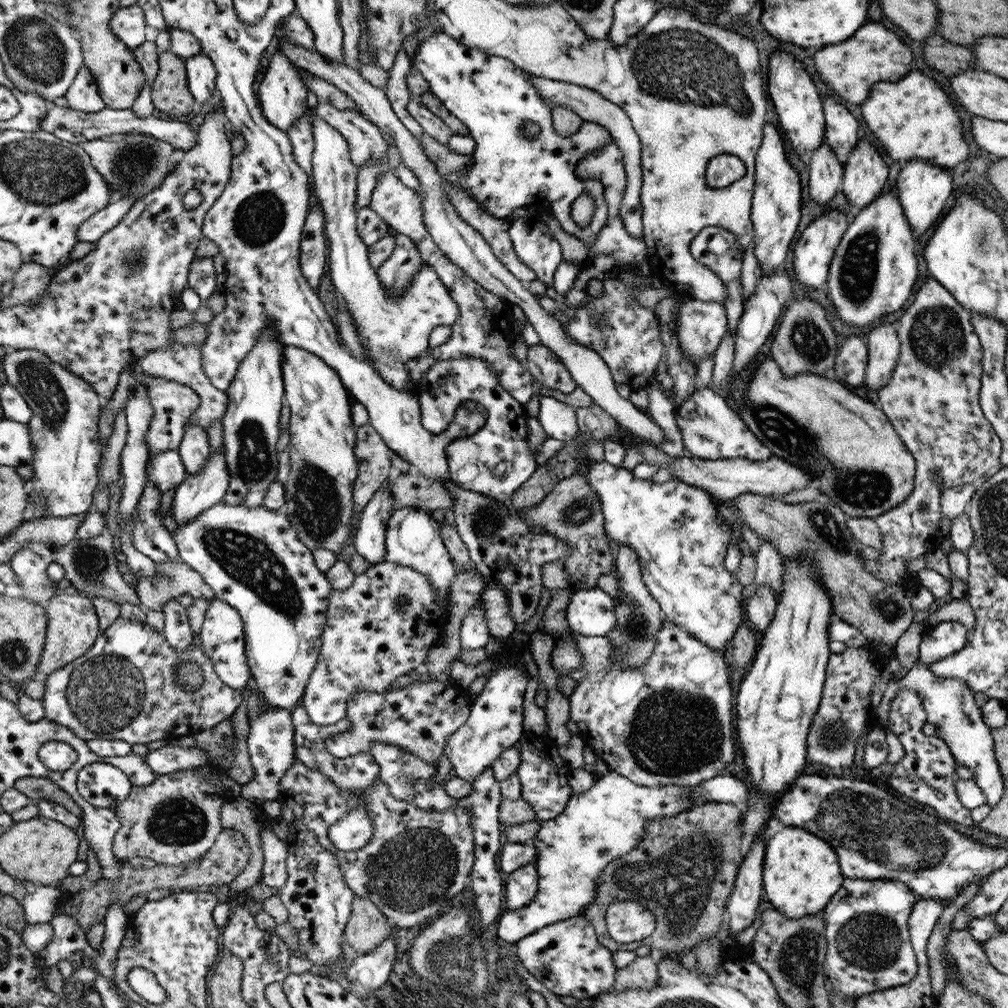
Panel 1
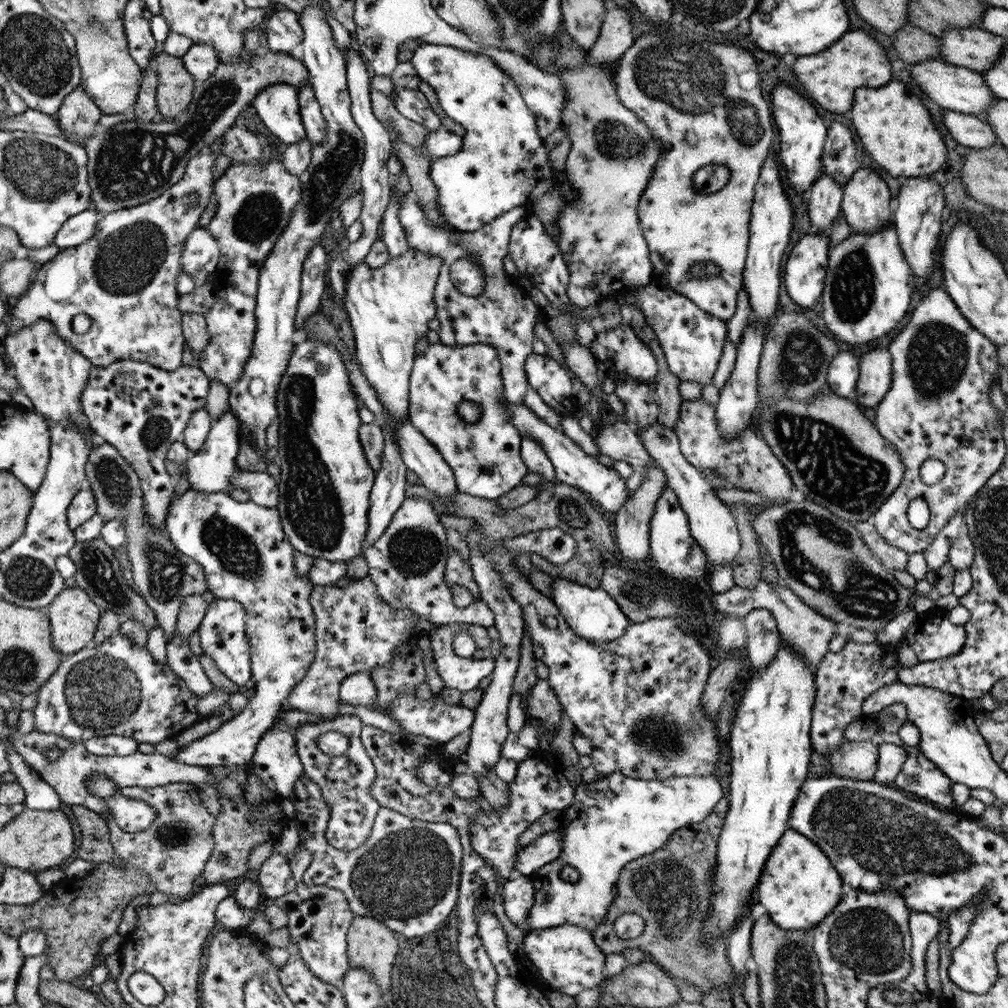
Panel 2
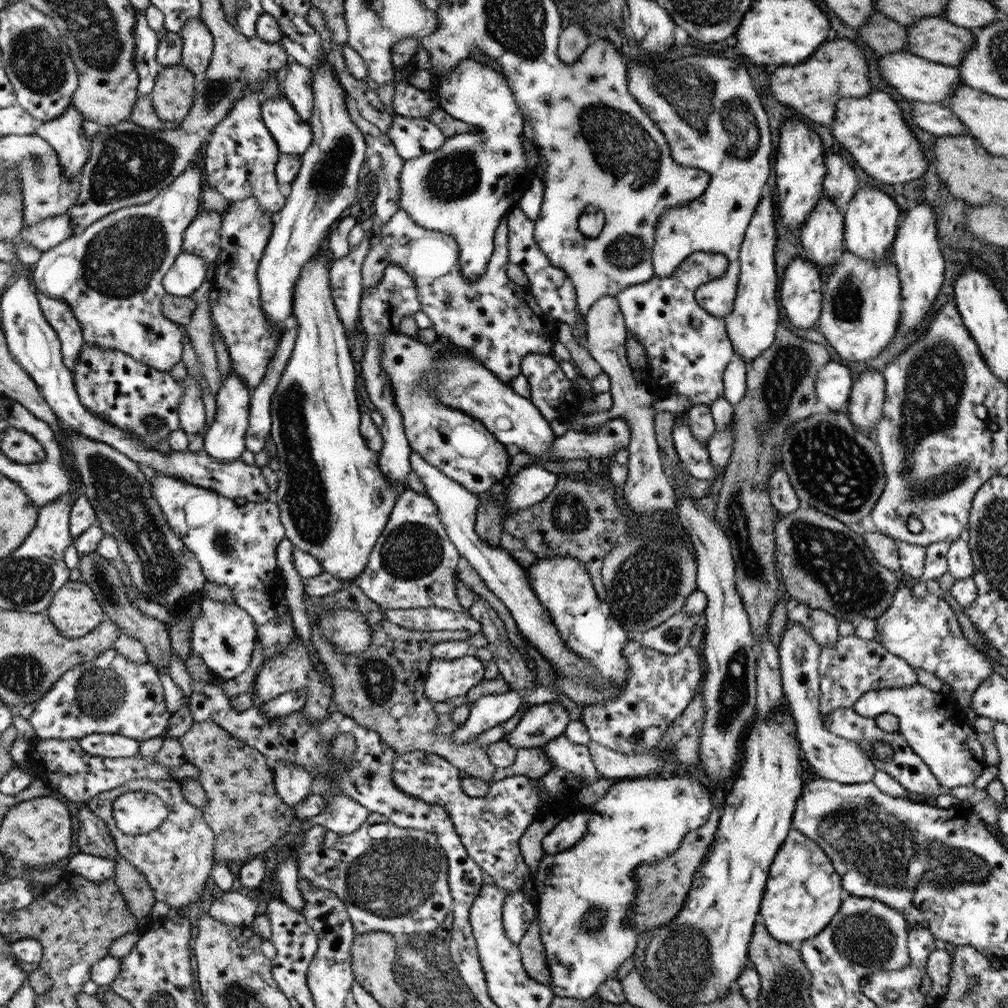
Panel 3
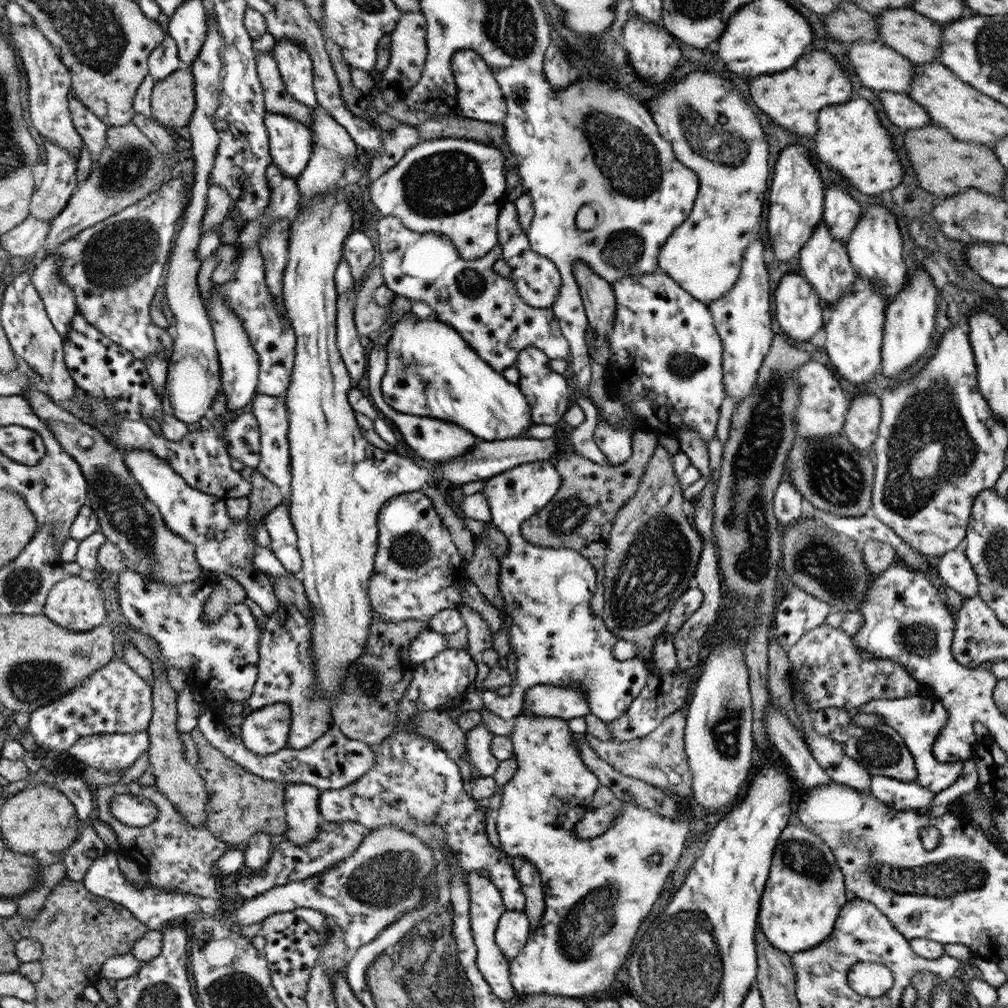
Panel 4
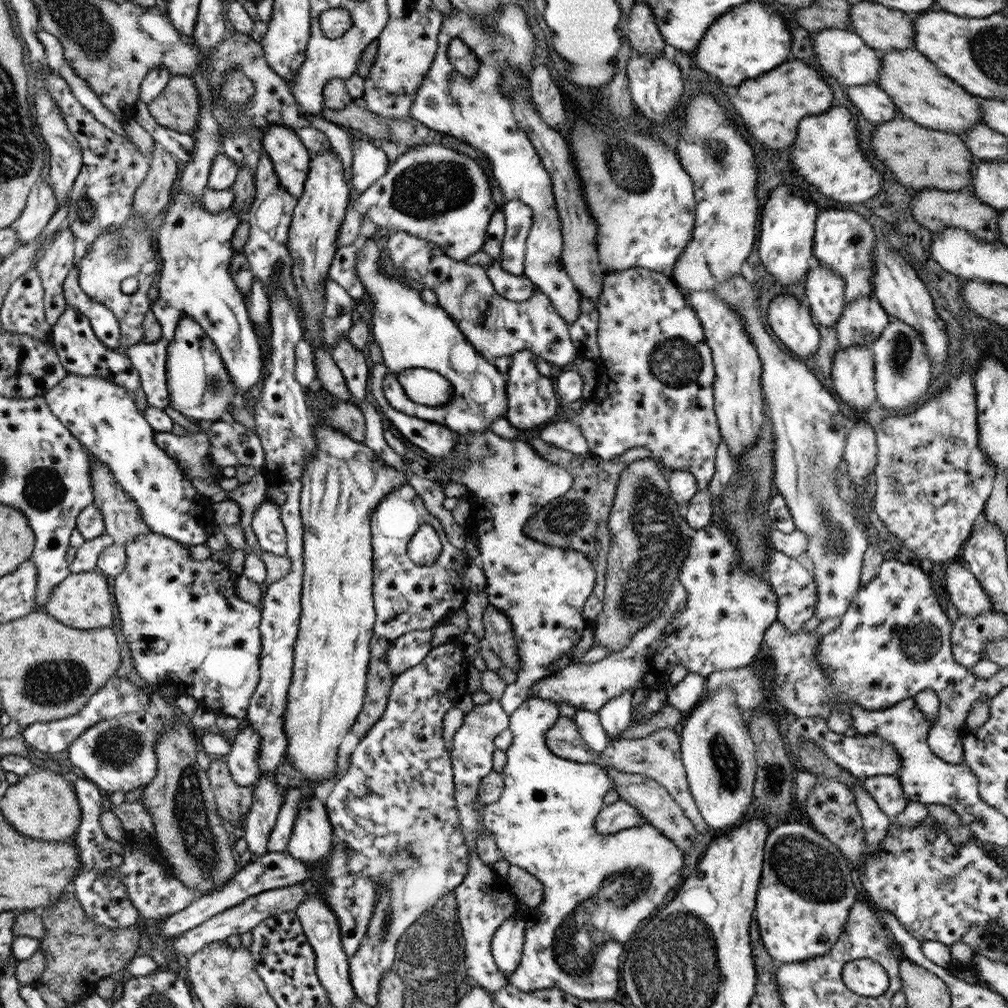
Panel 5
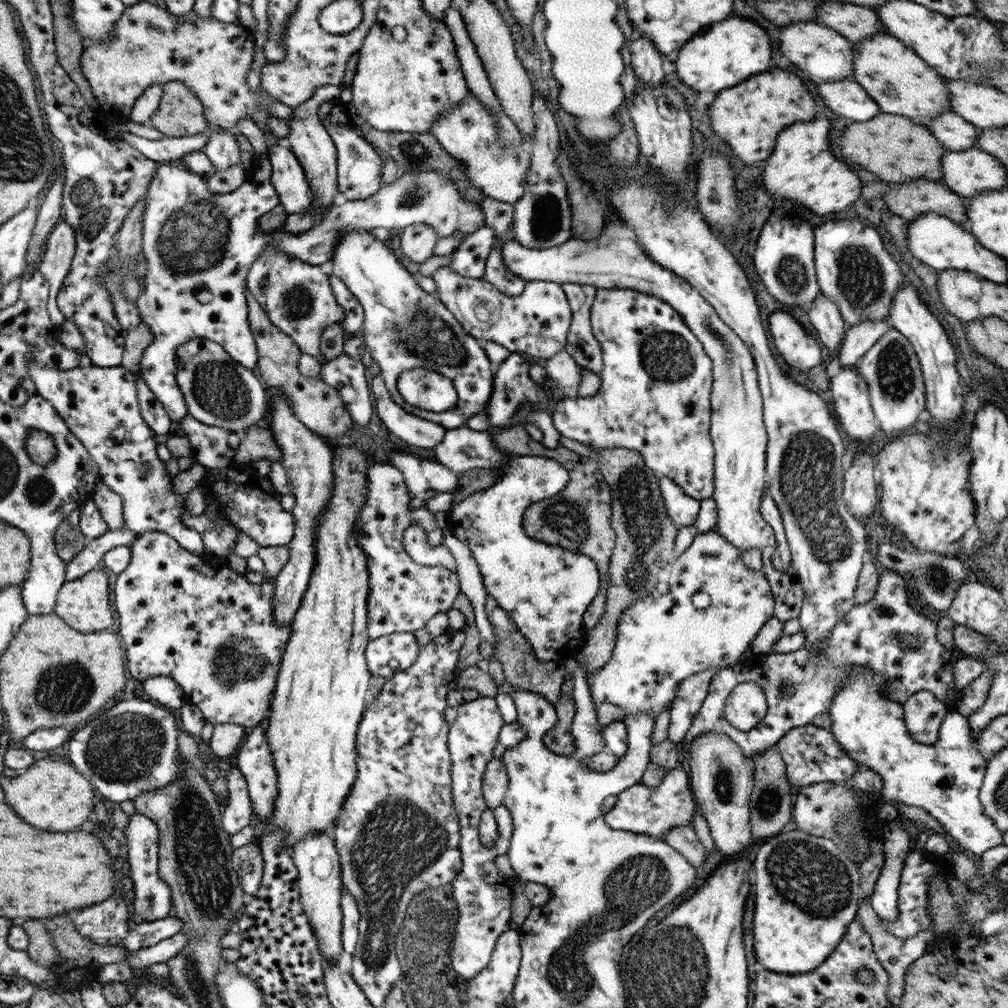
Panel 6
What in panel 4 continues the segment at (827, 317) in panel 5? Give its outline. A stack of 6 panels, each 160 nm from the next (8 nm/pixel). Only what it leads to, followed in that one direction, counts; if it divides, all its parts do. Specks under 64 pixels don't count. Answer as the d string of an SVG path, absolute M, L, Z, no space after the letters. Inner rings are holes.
M820 221L807 240L806 246L800 250L798 260L800 260L800 272L808 282L814 287L817 295L821 298L821 304L828 311L835 305L835 302L846 292L846 289L853 285L856 272L847 253L847 248L837 239L829 229L829 226Z

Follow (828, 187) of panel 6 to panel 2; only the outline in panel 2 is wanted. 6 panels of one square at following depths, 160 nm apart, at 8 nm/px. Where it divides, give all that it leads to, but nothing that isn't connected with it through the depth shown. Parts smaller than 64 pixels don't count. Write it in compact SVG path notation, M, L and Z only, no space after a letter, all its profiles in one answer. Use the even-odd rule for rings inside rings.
M891 80L881 87L860 87L855 90L854 103L849 115L858 140L870 154L872 162L881 166L890 176L904 178L910 175L929 176L936 172L946 160L946 142L922 98L910 92L908 83Z

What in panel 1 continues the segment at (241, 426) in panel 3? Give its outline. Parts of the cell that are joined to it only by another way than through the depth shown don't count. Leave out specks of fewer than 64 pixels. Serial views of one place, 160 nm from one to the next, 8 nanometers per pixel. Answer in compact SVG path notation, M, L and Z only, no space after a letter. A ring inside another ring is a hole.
M224 444L210 450L210 459L204 469L190 475L175 489L171 504L172 515L178 525L186 525L211 506L222 502L230 488L230 470L226 467Z

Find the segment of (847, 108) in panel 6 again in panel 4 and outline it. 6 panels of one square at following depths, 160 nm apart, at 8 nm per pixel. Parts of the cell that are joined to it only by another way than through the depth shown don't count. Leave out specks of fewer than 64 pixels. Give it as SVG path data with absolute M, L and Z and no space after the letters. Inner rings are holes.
M880 90L879 100L882 110L896 126L904 129L930 125L932 119L918 102L912 101L908 94L896 94Z

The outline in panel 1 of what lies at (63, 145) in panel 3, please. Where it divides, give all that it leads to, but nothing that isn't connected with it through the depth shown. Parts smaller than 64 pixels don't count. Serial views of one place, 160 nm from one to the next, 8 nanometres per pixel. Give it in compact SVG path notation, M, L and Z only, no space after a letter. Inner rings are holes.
M84 66L76 76L76 80L64 96L64 104L70 110L85 115L94 114L105 109L105 101L99 93L98 82L91 70Z

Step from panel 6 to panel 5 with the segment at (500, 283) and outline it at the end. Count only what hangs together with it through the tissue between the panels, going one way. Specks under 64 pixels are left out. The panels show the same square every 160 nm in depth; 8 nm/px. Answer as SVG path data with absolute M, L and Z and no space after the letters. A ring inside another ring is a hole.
M507 201L502 207L506 230L502 243L502 268L516 276L524 275L526 239L532 224L532 209L522 201Z

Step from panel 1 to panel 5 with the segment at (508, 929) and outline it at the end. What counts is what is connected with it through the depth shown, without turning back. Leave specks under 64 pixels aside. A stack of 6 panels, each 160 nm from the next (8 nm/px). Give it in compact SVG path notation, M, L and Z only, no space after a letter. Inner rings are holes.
M541 698L526 699L511 715L509 715L509 729L512 733L510 748L505 752L507 756L506 767L503 768L501 775L504 781L504 790L500 798L492 804L483 806L482 824L494 836L497 847L502 851L504 859L511 865L519 866L521 869L532 873L544 888L543 899L540 905L531 910L531 917L528 927L525 929L525 942L522 960L518 964L514 974L510 974L509 984L518 988L524 994L536 992L536 990L559 989L575 998L590 1001L619 1001L619 993L622 989L622 982L619 979L620 956L624 952L624 944L629 937L637 930L644 918L654 914L659 907L663 906L664 897L670 889L674 887L679 878L682 878L682 868L684 868L684 857L681 848L676 846L670 837L662 834L651 822L644 821L640 826L633 826L626 830L620 830L614 834L600 834L595 829L595 820L600 809L605 805L603 798L608 790L613 788L612 779L607 772L594 763L578 763L569 761L554 754L546 742L546 733L556 724L561 717L559 705L542 700Z

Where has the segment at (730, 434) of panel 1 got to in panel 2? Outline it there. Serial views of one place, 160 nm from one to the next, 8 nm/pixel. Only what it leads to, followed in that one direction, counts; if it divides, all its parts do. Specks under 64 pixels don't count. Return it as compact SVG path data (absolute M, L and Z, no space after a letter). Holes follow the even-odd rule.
M702 397L683 401L673 430L677 434L681 453L686 461L700 469L703 474L706 474L706 470L722 473L734 487L754 492L764 500L774 500L776 503L772 506L789 501L793 489L790 476L786 468L774 457L774 452L766 441L749 428L738 433L736 438L725 439L719 431L715 406L706 403Z

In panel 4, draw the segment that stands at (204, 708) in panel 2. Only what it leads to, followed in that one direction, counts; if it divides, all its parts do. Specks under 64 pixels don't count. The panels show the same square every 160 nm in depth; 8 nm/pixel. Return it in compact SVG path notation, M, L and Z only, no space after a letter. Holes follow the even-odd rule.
M112 659L108 665L104 665L101 669L98 669L95 673L92 673L86 681L76 685L72 690L69 690L69 693L63 694L61 697L58 697L56 701L50 702L49 705L43 706L40 709L36 709L31 716L29 717L29 726L28 730L32 734L35 742L37 744L37 750L43 748L45 751L68 751L69 748L76 744L78 740L84 737L90 737L94 734L134 734L142 733L142 731L148 731L148 726L151 726L151 720L153 720L153 687L151 684L144 680L141 676L138 676L128 664L125 663L123 659Z

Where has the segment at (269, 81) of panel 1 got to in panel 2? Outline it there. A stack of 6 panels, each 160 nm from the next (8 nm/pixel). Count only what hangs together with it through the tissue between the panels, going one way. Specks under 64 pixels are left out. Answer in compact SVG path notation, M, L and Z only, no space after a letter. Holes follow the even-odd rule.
M288 83L271 84L254 97L252 106L284 147L307 138L297 87Z

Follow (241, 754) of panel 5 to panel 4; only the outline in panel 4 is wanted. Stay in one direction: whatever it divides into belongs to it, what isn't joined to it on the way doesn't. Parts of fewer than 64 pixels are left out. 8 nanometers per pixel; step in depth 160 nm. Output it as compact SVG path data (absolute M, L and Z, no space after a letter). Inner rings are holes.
M277 702L252 711L243 718L241 735L246 746L265 755L286 747L290 730L290 705Z

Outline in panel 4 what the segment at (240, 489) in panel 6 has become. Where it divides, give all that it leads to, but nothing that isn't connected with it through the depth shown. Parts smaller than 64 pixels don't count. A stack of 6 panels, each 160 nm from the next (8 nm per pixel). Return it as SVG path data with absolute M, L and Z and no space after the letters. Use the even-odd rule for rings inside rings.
M283 502L270 511L262 522L271 538L269 549L287 571L299 574L303 568L303 558L287 503Z

